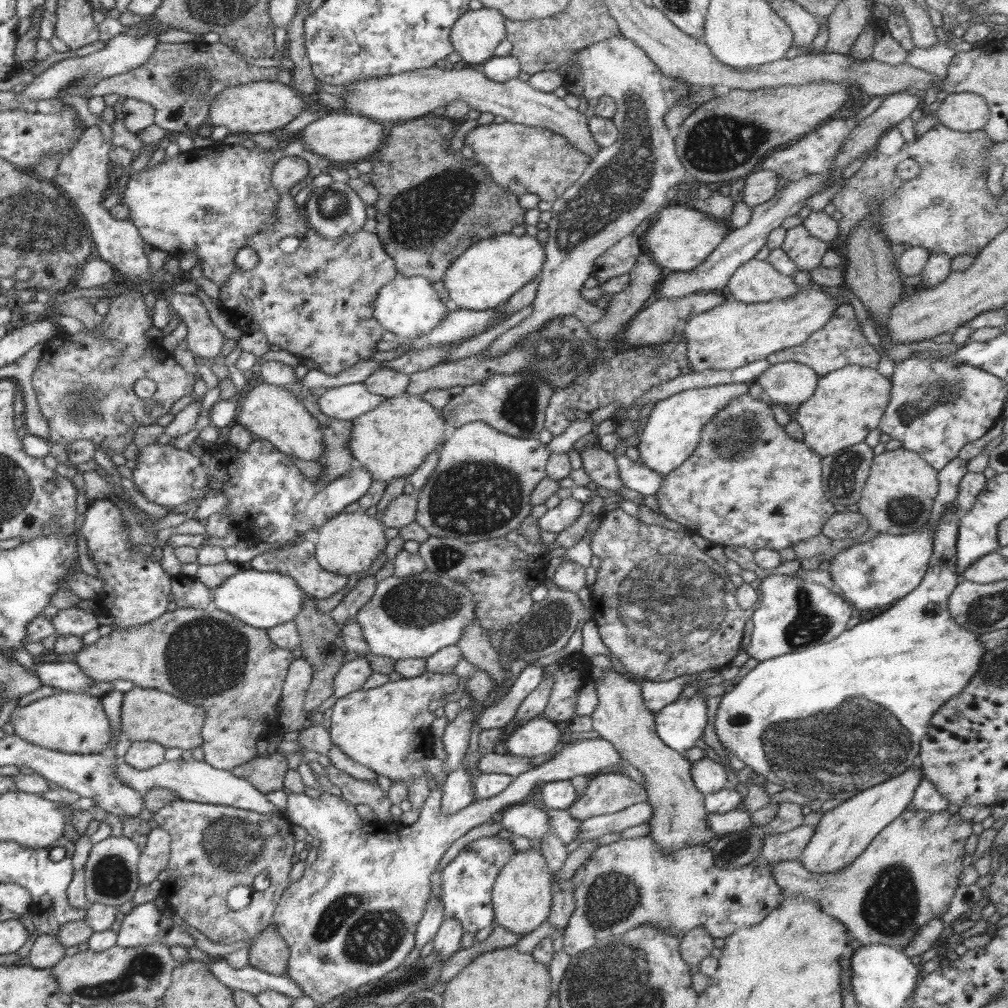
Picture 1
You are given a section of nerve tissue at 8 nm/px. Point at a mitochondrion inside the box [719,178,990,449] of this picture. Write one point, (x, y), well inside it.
(950, 390)

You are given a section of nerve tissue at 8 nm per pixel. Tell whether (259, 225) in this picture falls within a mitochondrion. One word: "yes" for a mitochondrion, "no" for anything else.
no

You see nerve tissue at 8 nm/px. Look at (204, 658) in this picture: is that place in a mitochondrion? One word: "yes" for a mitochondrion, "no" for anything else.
yes

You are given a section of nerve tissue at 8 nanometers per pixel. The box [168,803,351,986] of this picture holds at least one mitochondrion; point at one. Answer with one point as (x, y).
(233, 847)

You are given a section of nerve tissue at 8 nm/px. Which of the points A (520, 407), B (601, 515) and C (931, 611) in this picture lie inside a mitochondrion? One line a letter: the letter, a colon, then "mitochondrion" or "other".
A: mitochondrion
B: other
C: other

